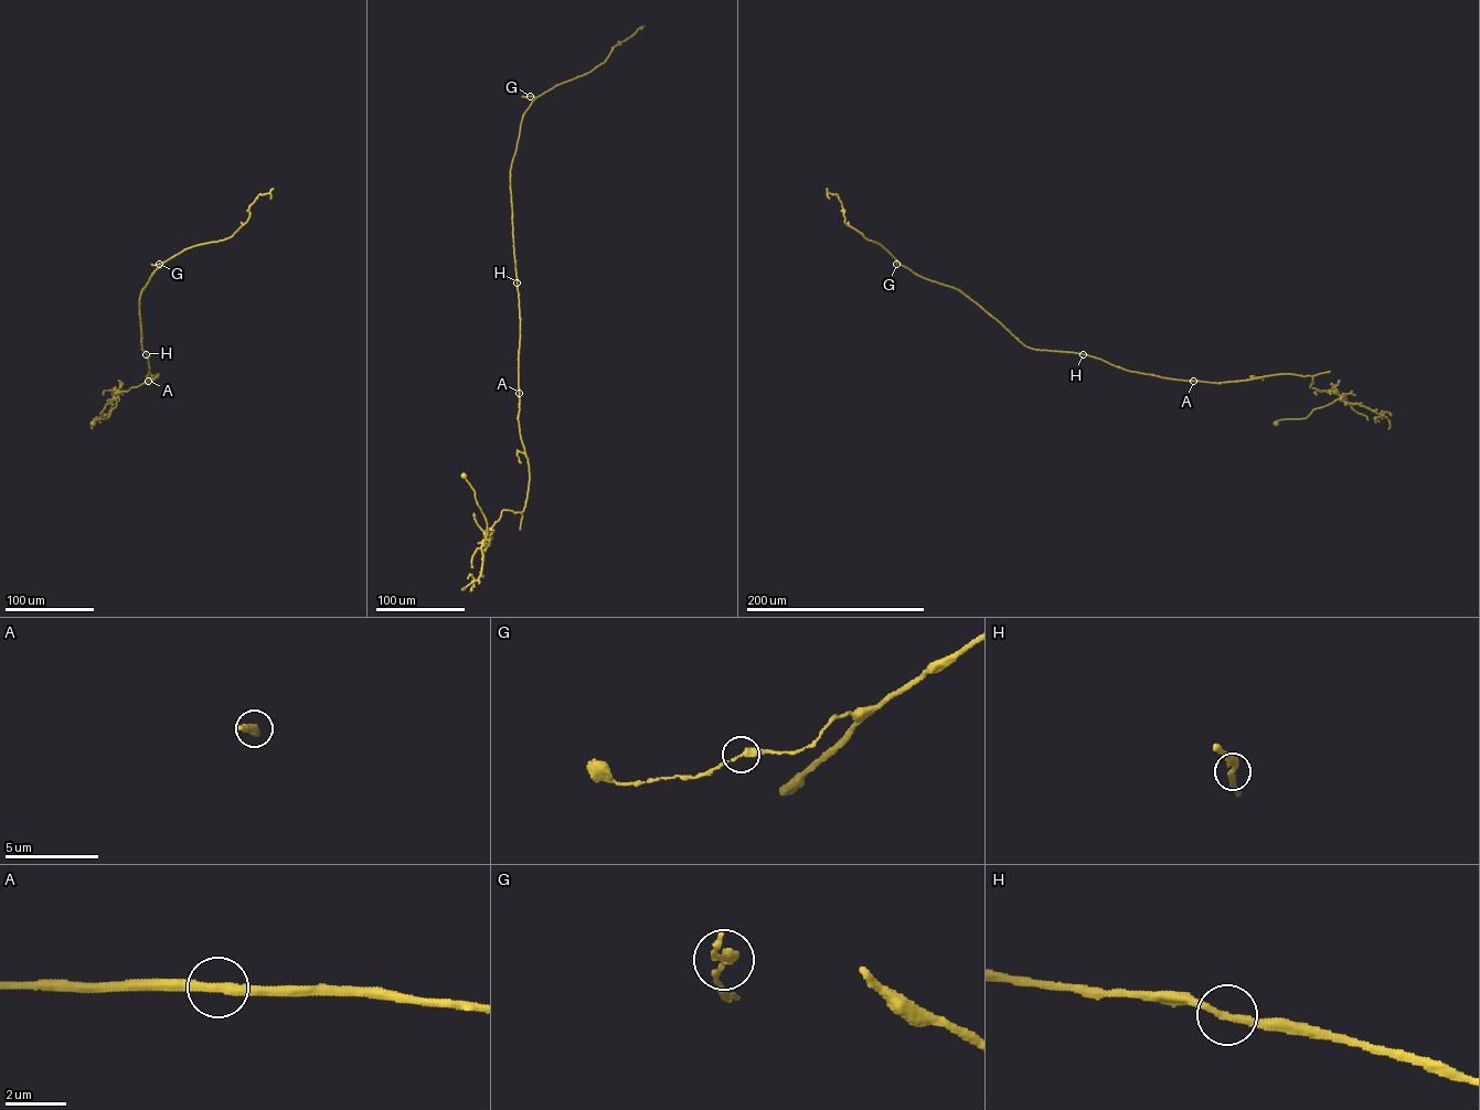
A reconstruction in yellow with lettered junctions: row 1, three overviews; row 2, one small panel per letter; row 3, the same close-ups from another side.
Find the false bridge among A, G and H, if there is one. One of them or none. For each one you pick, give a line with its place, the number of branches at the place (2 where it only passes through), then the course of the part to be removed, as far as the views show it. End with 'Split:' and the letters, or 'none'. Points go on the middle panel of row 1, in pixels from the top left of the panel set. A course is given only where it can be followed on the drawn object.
Split: none

